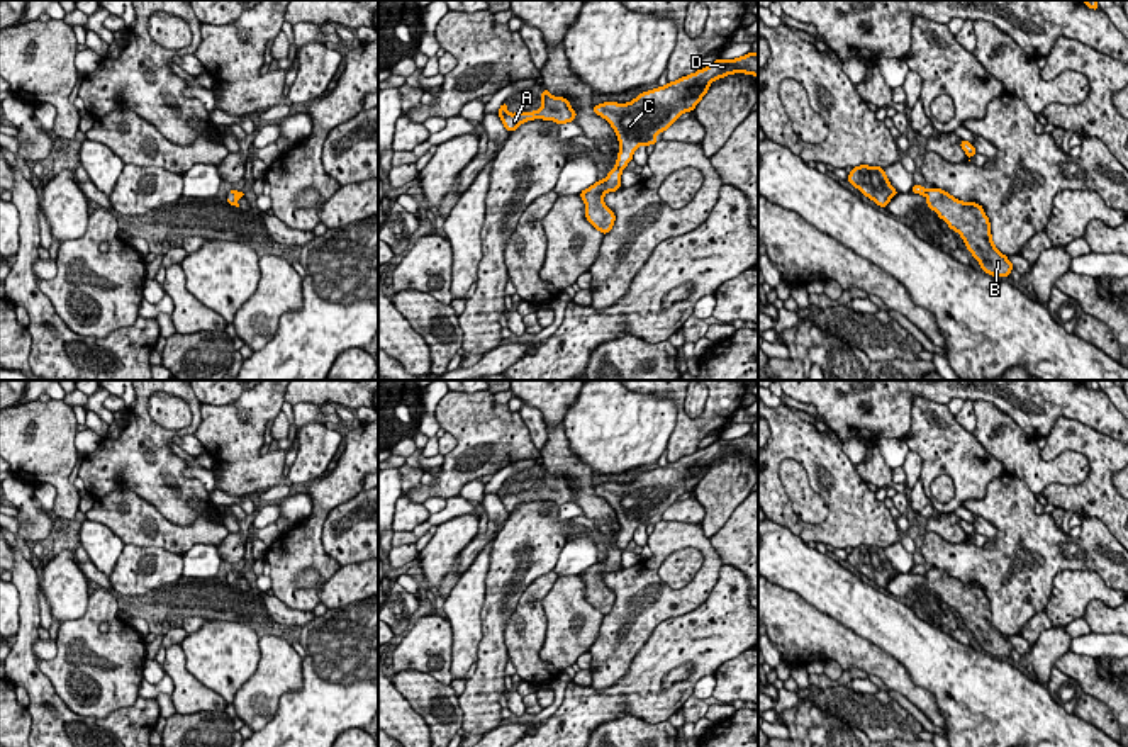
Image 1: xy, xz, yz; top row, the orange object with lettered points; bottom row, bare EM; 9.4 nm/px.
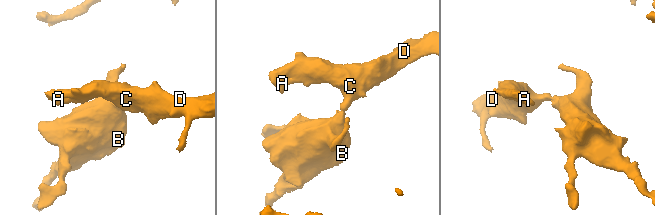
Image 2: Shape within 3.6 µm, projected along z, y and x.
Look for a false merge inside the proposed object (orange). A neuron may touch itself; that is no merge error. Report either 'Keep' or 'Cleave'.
Cleave

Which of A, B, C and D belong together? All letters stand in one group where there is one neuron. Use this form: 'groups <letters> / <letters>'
groups A C D / B

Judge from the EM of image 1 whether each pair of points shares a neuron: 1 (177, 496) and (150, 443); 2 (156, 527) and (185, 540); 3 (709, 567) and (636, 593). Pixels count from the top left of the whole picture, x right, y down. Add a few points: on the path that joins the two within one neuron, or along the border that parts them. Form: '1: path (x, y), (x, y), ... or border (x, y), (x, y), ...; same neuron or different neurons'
1: path (163, 483), (150, 467), (150, 457); same neuron
2: path (163, 533), (178, 539); same neuron
3: path (696, 586), (686, 596), (655, 596); same neuron

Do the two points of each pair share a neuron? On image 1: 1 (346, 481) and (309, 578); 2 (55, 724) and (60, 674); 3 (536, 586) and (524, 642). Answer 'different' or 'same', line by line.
1: different
2: different
3: same

